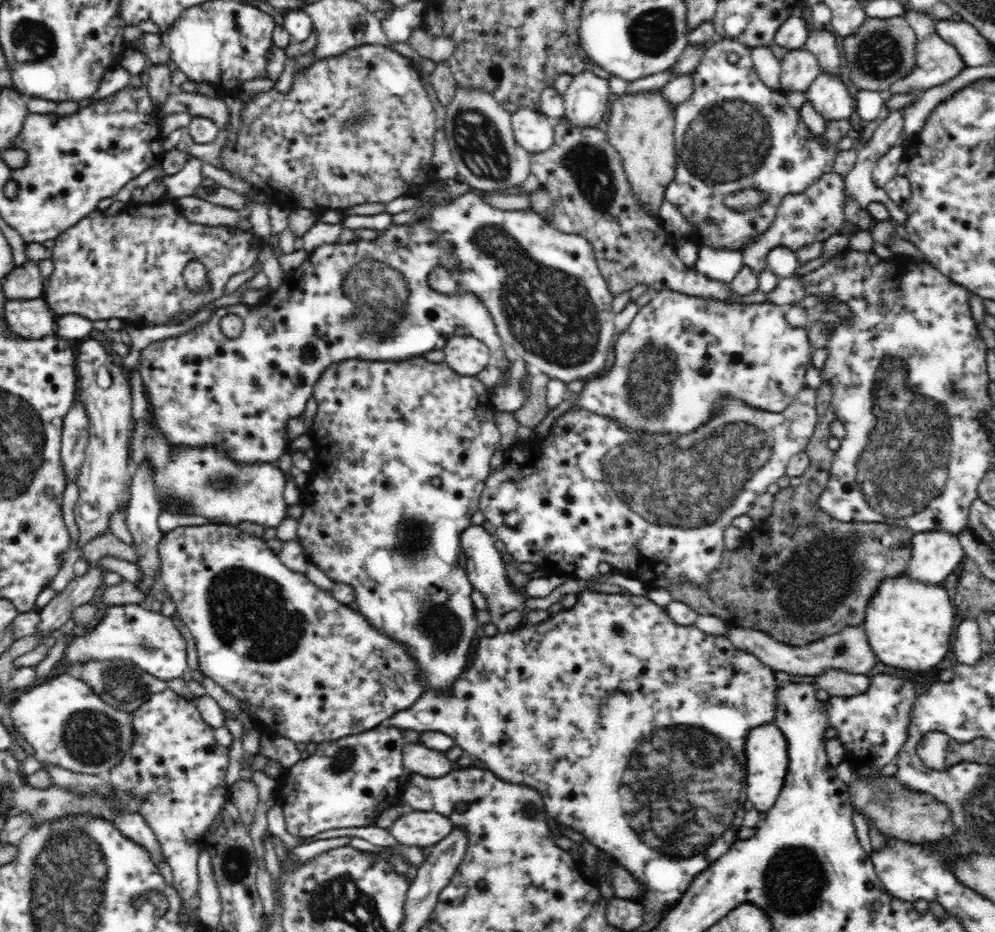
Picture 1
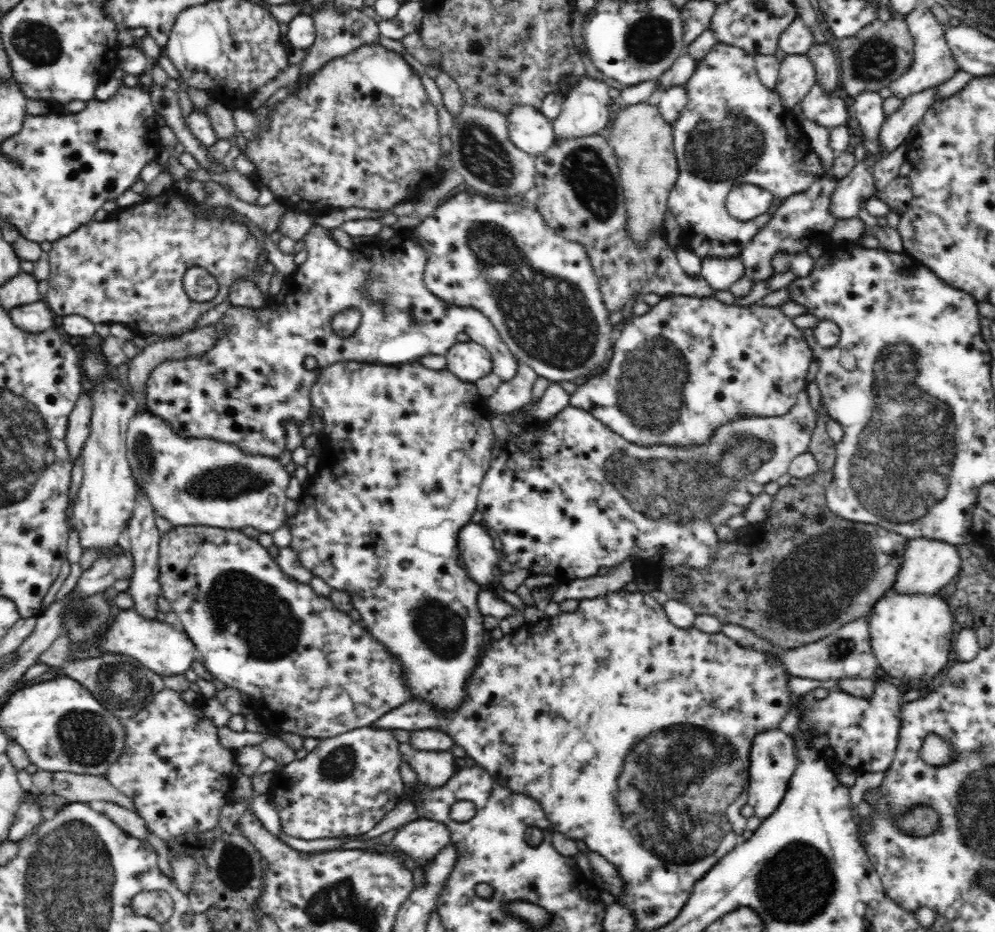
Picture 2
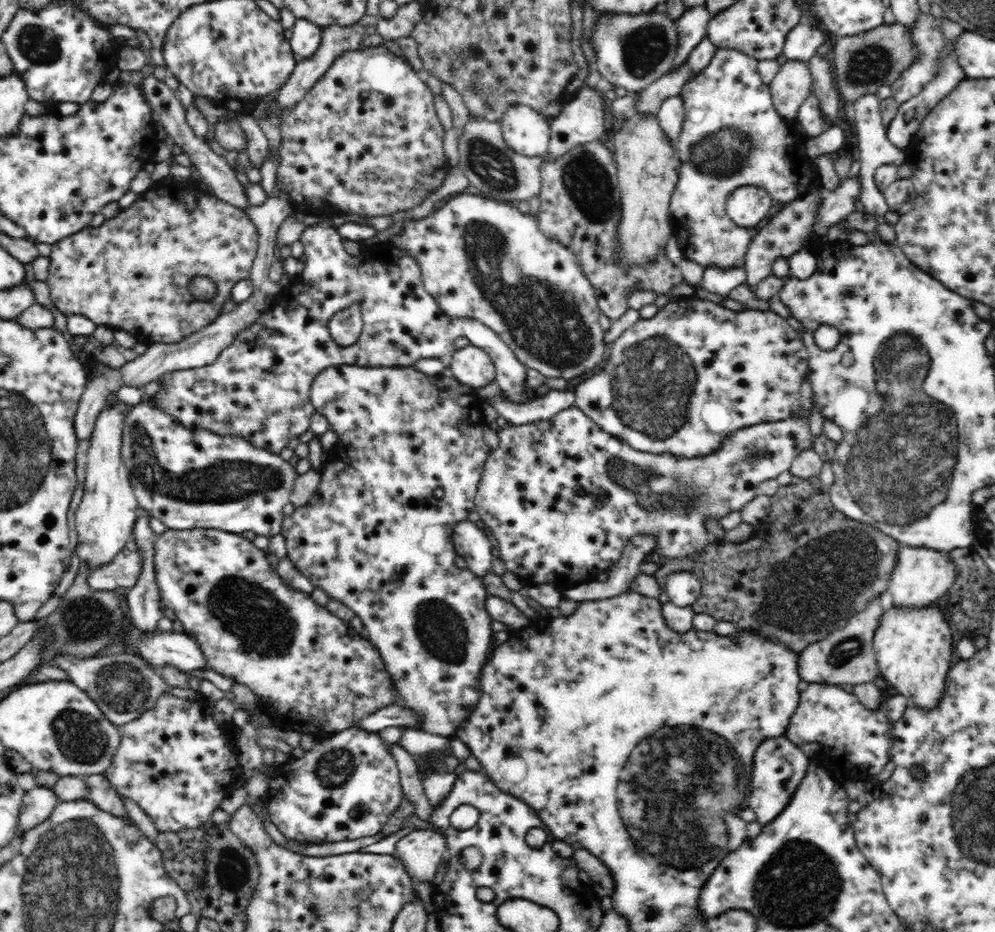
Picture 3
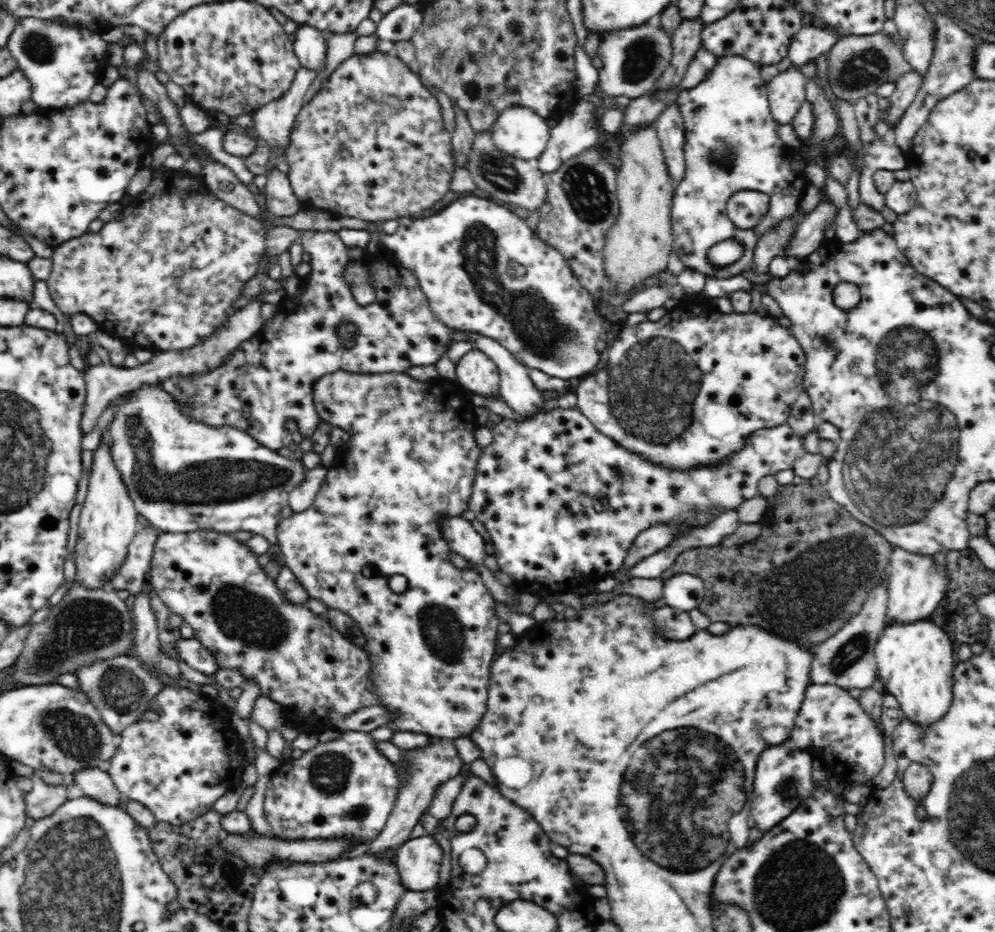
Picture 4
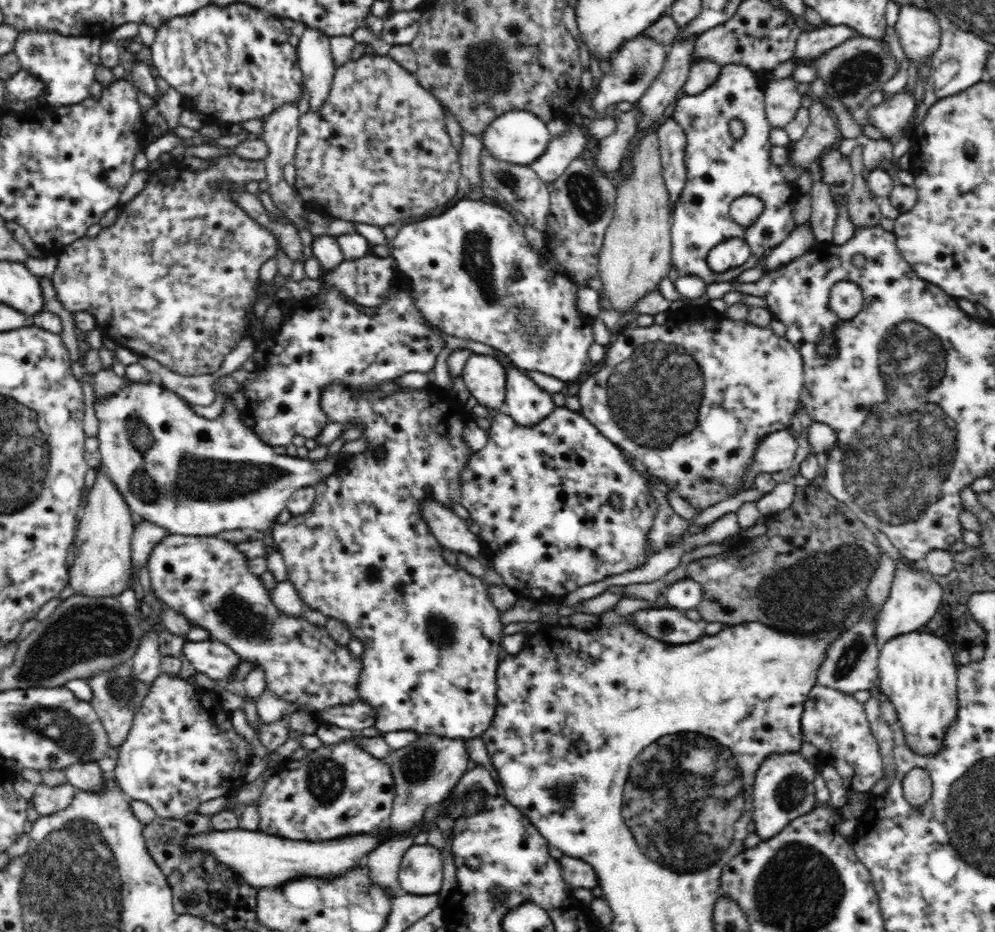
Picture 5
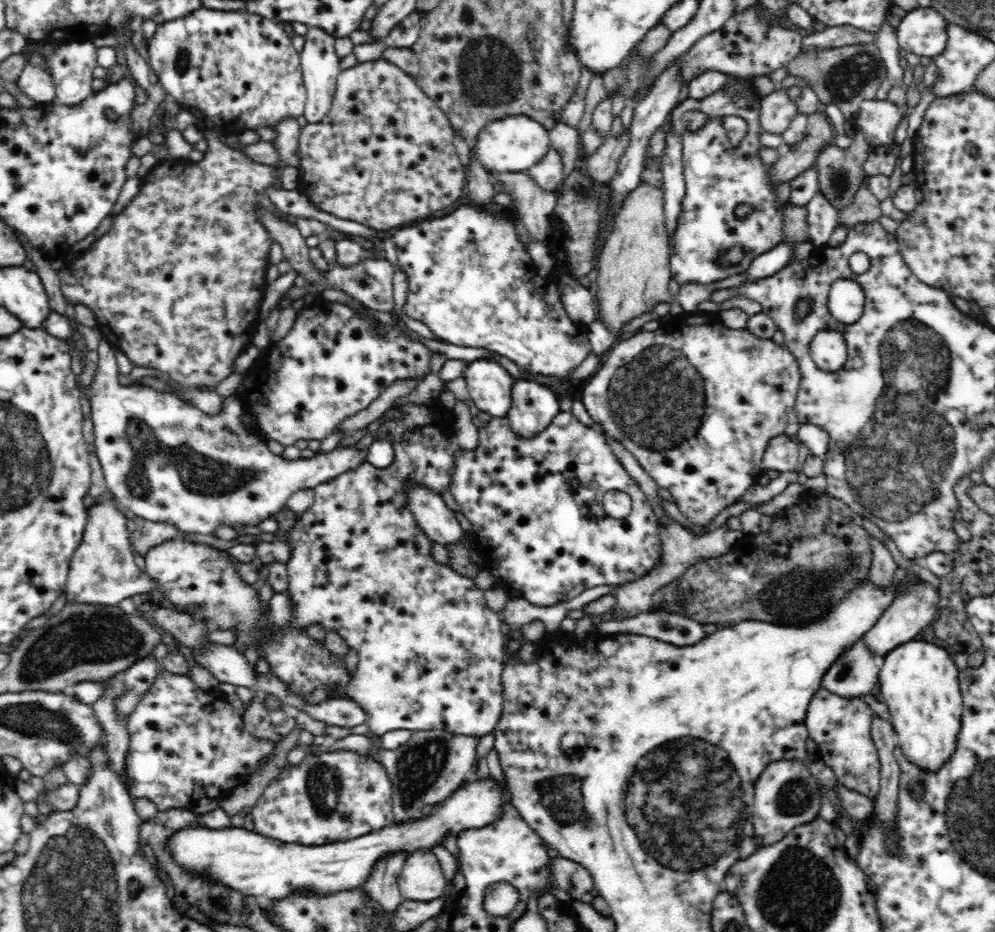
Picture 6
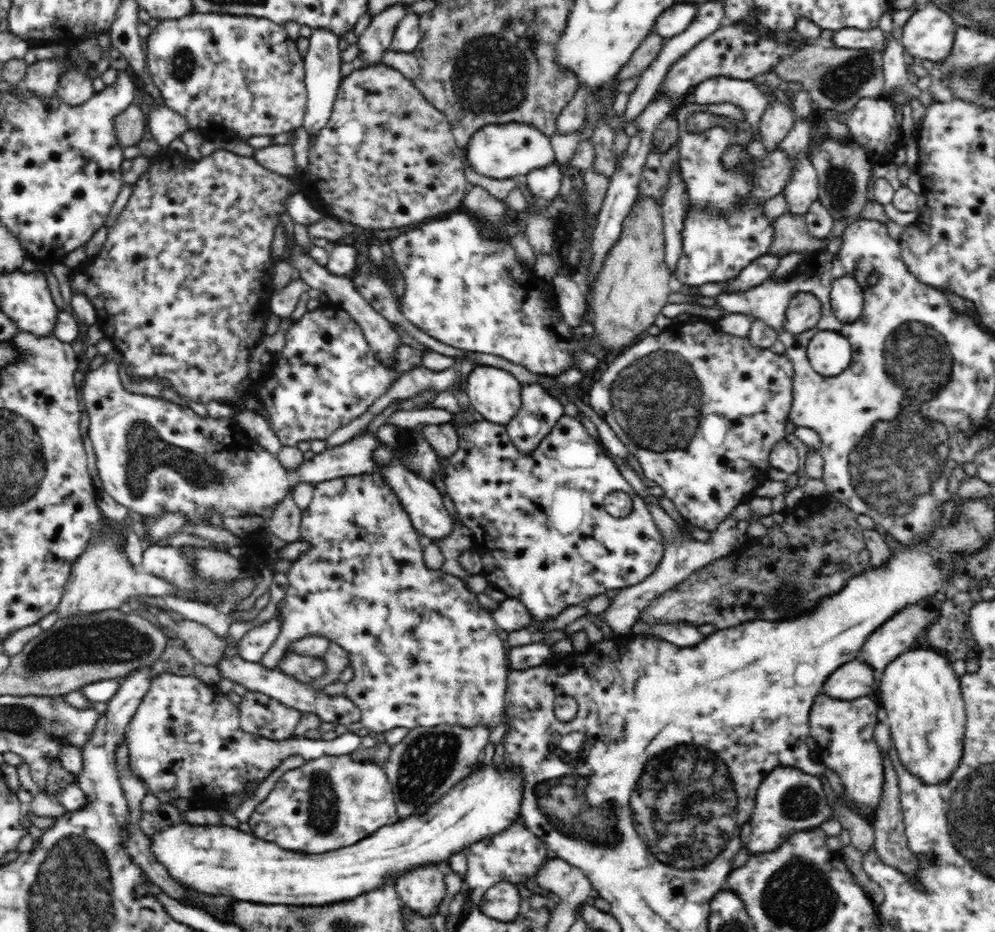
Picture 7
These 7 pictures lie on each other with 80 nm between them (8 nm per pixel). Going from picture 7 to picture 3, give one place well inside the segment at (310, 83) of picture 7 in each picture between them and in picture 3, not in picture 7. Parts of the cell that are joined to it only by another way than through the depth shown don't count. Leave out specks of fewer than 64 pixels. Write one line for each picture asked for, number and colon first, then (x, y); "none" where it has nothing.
3: (306, 36)
4: (310, 45)
5: (315, 59)
6: (320, 65)

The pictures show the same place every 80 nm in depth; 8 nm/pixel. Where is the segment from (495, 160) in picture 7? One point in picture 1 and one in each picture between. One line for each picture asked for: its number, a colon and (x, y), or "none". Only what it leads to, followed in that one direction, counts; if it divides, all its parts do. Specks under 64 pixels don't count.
1: (532, 130)
2: (529, 130)
3: (527, 132)
4: (519, 132)
5: (518, 137)
6: (514, 144)

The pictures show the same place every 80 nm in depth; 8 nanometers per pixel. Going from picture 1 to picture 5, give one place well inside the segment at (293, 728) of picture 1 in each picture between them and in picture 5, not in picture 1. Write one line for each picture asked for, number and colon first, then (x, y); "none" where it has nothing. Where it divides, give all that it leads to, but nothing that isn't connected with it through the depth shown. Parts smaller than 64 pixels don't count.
2: (310, 669)
3: (320, 677)
4: (213, 582)
5: (206, 578)

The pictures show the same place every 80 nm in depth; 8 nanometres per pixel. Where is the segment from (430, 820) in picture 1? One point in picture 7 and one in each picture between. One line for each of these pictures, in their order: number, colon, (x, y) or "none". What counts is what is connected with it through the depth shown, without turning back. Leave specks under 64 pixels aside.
2: (422, 839)
3: (422, 851)
4: (418, 860)
5: (420, 872)
6: (421, 879)
7: (421, 889)

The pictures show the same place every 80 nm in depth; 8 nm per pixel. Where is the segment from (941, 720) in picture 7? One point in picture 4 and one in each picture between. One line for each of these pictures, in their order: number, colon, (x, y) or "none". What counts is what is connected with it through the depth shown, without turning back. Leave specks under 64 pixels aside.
4: (915, 662)
5: (917, 671)
6: (919, 681)

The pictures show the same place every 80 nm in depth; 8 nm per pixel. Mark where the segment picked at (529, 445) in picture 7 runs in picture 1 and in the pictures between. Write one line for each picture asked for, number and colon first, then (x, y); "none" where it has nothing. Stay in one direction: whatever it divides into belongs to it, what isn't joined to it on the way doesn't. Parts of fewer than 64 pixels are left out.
1: (205, 389)
2: (253, 380)
3: (259, 388)
4: (516, 388)
5: (528, 404)
6: (534, 406)

